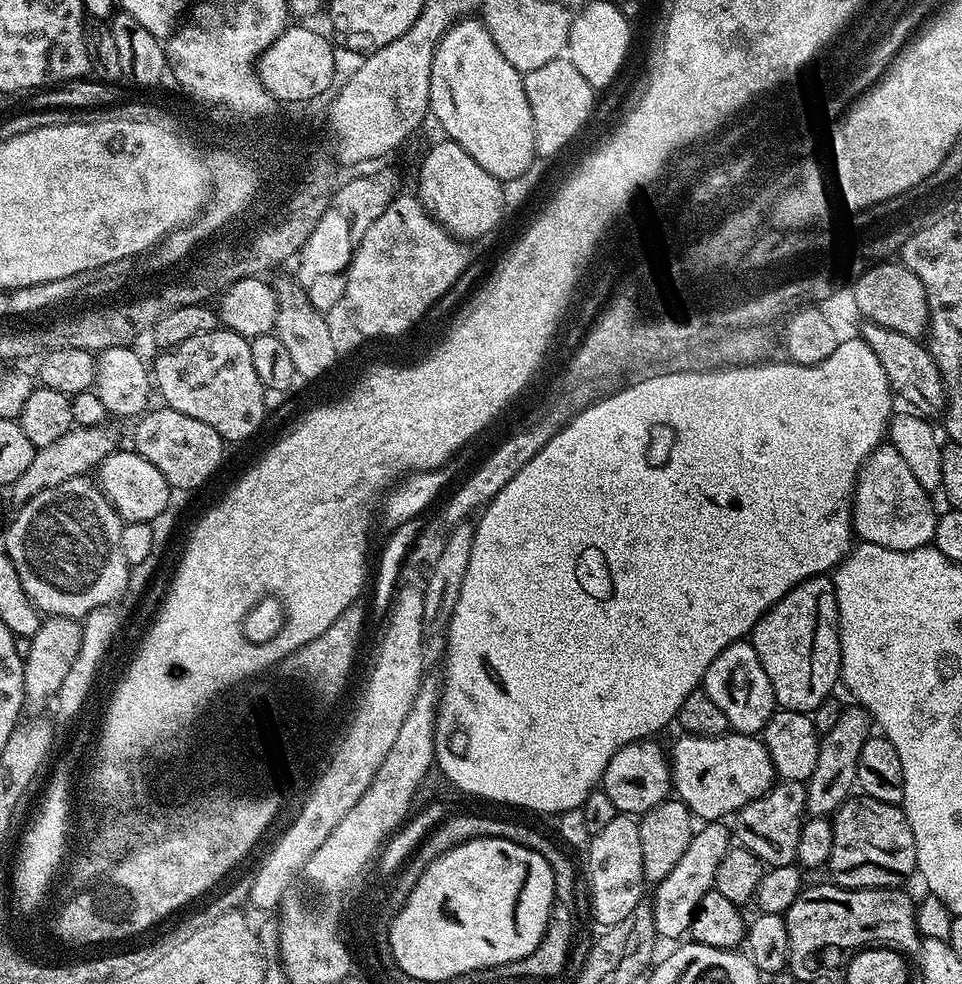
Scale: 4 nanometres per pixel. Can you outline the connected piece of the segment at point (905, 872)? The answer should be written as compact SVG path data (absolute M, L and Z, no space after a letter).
M856 794L836 809L830 823L832 849L826 868L832 871L831 883L837 884L839 888L895 888L903 885L903 880L916 872L914 830L910 830L910 822L901 805L878 802L878 798Z

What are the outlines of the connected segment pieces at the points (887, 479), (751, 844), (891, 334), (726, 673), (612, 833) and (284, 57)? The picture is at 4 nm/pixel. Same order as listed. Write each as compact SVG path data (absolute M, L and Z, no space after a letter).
M887 442L880 445L868 456L868 461L860 469L856 480L856 494L852 501L852 526L855 535L863 543L886 546L890 550L914 550L929 547L936 538L936 521L938 512L932 509L933 497L922 486L918 486L918 478L914 478L910 466L906 466L902 454L894 450Z
M780 780L773 784L766 794L762 794L762 798L754 798L754 802L742 806L735 812L735 843L750 850L750 854L758 857L761 864L768 868L796 864L798 838L808 810L807 797L808 789L803 780Z
M863 321L861 325L859 337L867 342L882 363L893 393L899 399L901 397L906 400L909 407L923 415L934 416L934 413L941 413L946 406L944 383L927 347L917 337L900 334L878 323Z
M747 639L735 640L710 662L702 691L710 694L722 714L726 714L729 729L741 734L763 733L766 722L778 708L774 686L770 686L770 678L766 678L766 670L762 670L762 662L758 662L758 654Z
M617 814L598 834L591 836L588 857L588 896L592 899L592 916L600 926L609 928L622 918L630 918L634 906L644 899L642 870L642 838L638 834L639 819L632 814Z
M290 26L264 52L258 64L260 80L272 93L273 101L292 102L316 100L336 80L336 52L332 44L320 32L312 28Z

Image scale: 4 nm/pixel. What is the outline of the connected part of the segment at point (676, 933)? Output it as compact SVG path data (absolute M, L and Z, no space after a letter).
M708 822L701 827L704 828L701 832L700 829L693 831L690 846L686 846L686 854L682 854L678 866L674 866L674 870L670 870L670 874L655 885L656 893L650 896L650 903L656 935L661 941L679 941L687 937L698 902L702 902L704 895L715 889L716 871L730 847L730 828L726 825L724 822Z

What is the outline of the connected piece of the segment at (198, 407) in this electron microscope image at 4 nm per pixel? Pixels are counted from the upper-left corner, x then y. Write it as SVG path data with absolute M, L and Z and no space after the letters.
M218 326L212 332L194 334L194 338L186 338L186 342L178 342L172 348L163 349L156 360L156 368L154 364L155 391L164 399L161 401L167 407L178 410L178 414L190 414L190 418L198 418L198 422L206 422L206 426L214 426L220 436L244 436L251 440L266 420L266 389L254 371L248 342L249 337Z

